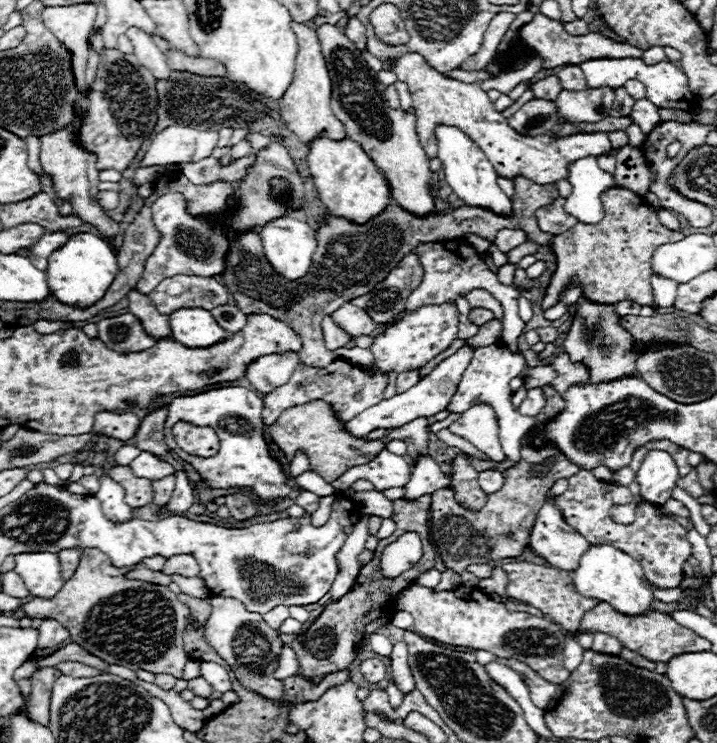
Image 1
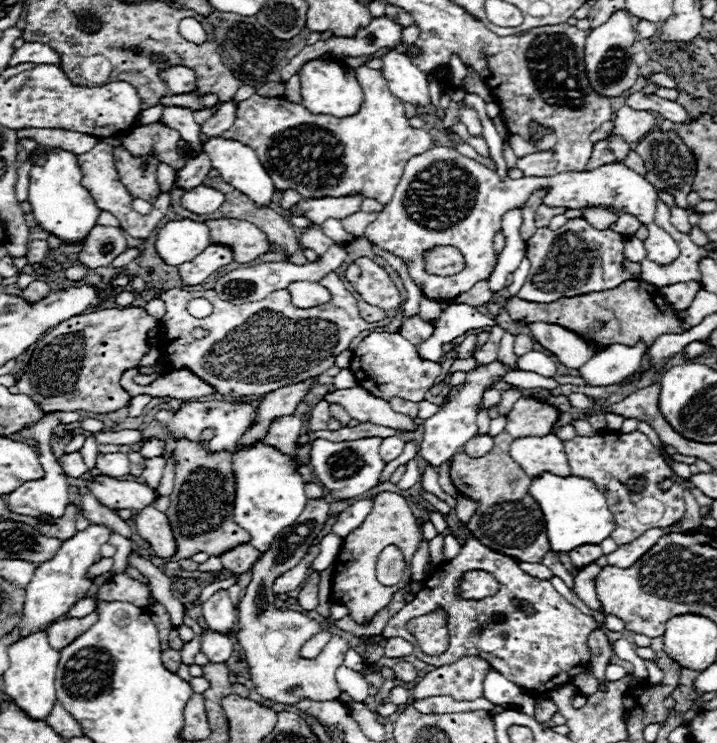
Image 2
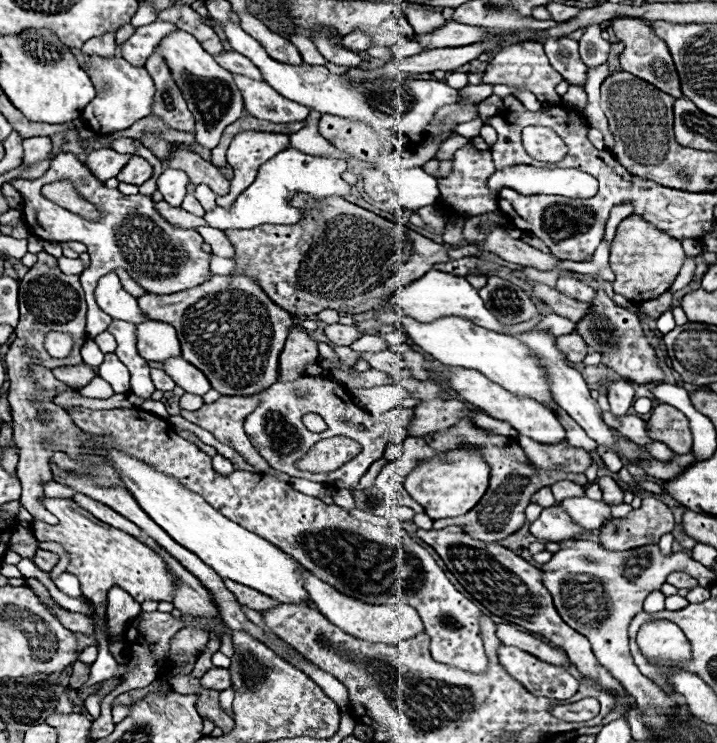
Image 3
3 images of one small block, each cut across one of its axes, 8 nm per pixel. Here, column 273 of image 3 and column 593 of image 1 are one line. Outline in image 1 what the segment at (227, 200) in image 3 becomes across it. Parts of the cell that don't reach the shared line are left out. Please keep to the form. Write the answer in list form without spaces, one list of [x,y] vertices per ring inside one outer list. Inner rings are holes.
[[[408,52],[396,58],[392,64],[392,70],[398,74],[398,80],[404,82],[410,90],[410,96],[414,100],[412,106],[416,114],[416,134],[430,160],[436,156],[436,150],[438,150],[434,128],[436,124],[442,124],[442,122],[448,124],[448,118],[452,126],[460,128],[464,134],[476,140],[480,150],[488,156],[488,160],[492,160],[492,166],[496,168],[498,176],[504,176],[504,178],[514,178],[518,174],[524,174],[536,184],[552,184],[552,182],[568,178],[568,168],[572,162],[580,158],[588,158],[588,156],[598,158],[602,154],[614,152],[608,132],[572,134],[566,138],[552,138],[550,132],[536,138],[524,138],[516,134],[508,126],[506,118],[494,110],[486,92],[478,84],[464,84],[450,76],[444,76],[442,72],[436,72],[432,66],[428,66],[424,56],[418,52]]]

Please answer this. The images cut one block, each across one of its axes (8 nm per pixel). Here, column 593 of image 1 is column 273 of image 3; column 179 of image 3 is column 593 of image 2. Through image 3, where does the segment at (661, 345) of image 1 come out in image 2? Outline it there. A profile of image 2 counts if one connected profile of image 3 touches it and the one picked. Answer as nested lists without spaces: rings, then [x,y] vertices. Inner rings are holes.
[[[626,280],[620,286],[604,292],[590,292],[574,298],[560,298],[556,302],[548,304],[536,304],[528,300],[520,300],[518,296],[512,296],[506,302],[506,310],[512,320],[526,318],[528,322],[544,320],[552,324],[562,324],[564,328],[570,328],[578,332],[584,338],[594,338],[598,342],[598,348],[606,348],[610,344],[626,344],[632,346],[638,340],[644,340],[648,346],[662,336],[662,334],[674,334],[684,332],[680,328],[680,320],[672,310],[666,310],[664,298],[658,288],[652,288],[652,284],[644,280]]]

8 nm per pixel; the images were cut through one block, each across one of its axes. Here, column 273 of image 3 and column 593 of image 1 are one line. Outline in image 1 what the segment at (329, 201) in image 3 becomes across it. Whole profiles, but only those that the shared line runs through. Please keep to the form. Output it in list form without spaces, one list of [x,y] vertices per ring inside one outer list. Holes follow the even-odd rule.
[[[610,188],[608,192],[604,192],[602,204],[606,214],[598,224],[576,224],[574,228],[554,236],[554,240],[550,242],[550,248],[556,254],[558,268],[542,300],[544,310],[556,304],[560,290],[568,282],[582,282],[582,294],[594,302],[614,304],[632,300],[642,306],[654,306],[650,286],[652,254],[662,244],[682,240],[684,234],[664,228],[650,204],[628,188]]]

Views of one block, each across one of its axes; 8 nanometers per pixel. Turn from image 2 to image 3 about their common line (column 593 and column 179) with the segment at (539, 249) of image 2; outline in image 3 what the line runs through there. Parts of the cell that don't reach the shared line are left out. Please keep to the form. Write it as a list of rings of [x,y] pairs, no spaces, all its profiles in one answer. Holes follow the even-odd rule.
[[[74,154],[54,156],[54,160],[50,162],[50,168],[40,178],[14,180],[12,186],[24,198],[22,212],[24,212],[24,222],[30,234],[36,234],[42,240],[50,240],[50,242],[86,244],[90,254],[90,266],[82,272],[80,282],[88,302],[88,316],[86,316],[88,338],[94,338],[96,334],[104,332],[110,324],[110,316],[106,316],[106,312],[102,312],[94,300],[94,288],[106,272],[116,272],[118,268],[124,268],[132,280],[136,280],[146,292],[154,292],[154,294],[182,292],[186,288],[204,284],[212,276],[210,254],[202,250],[204,240],[196,230],[178,228],[166,222],[154,208],[154,202],[150,196],[144,196],[144,194],[124,196],[118,190],[106,188],[100,180],[96,180],[86,170],[86,166]],[[58,180],[70,180],[76,192],[84,200],[90,200],[90,204],[94,204],[100,210],[100,220],[98,222],[84,220],[82,216],[68,212],[66,208],[60,208],[52,200],[44,198],[42,188]]]

